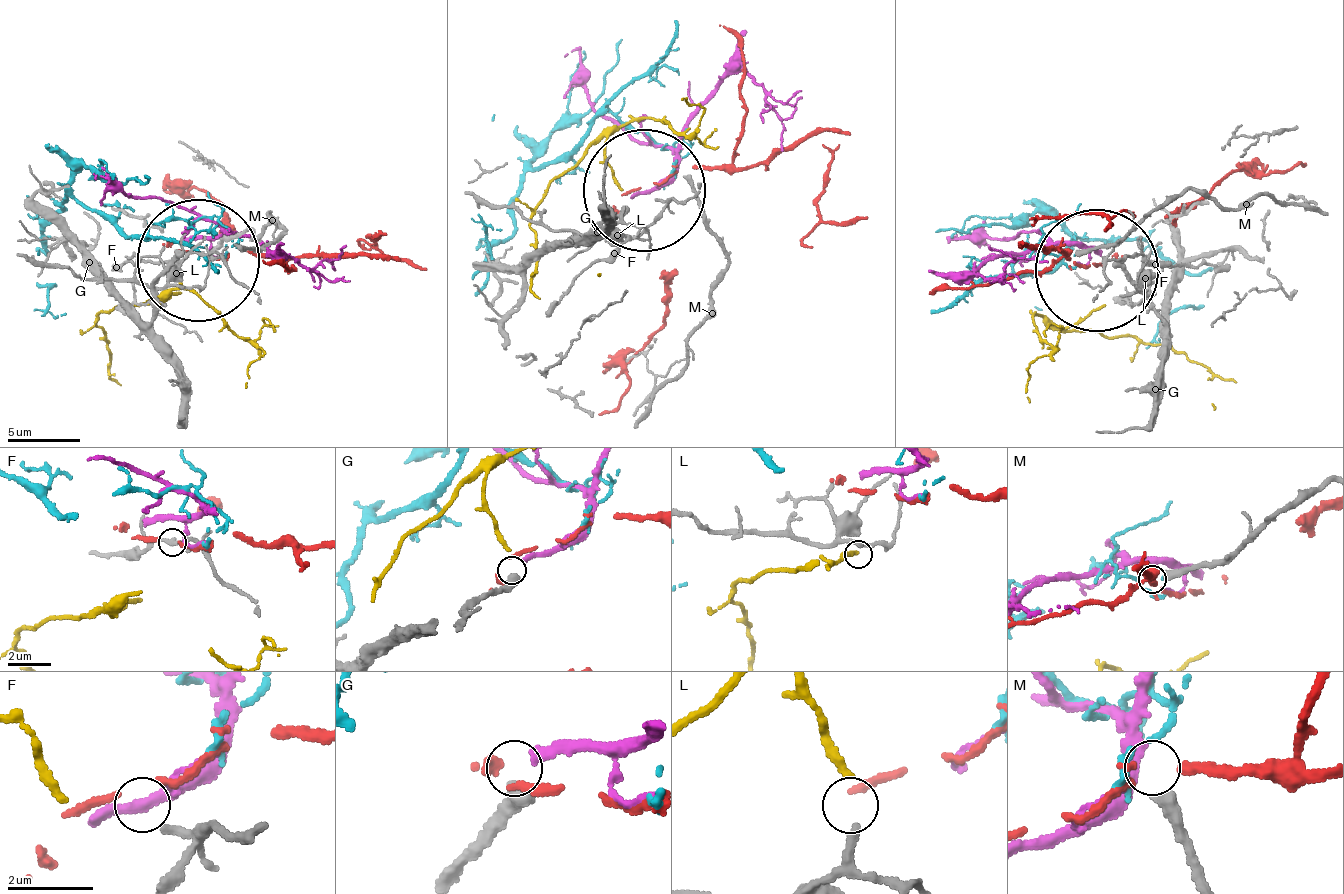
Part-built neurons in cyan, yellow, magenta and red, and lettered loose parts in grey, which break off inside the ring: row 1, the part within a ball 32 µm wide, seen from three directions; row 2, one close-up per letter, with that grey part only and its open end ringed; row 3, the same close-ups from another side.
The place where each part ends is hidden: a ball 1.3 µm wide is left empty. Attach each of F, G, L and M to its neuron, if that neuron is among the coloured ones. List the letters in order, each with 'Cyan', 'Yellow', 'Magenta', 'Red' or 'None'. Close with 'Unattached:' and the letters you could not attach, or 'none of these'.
F: None
G: Magenta
L: Yellow
M: None
Unattached: F, M

